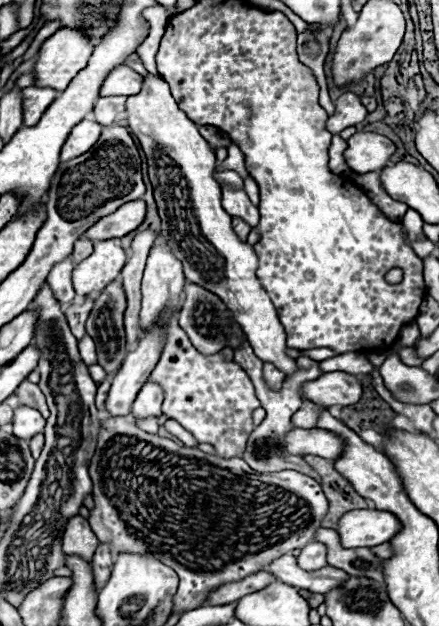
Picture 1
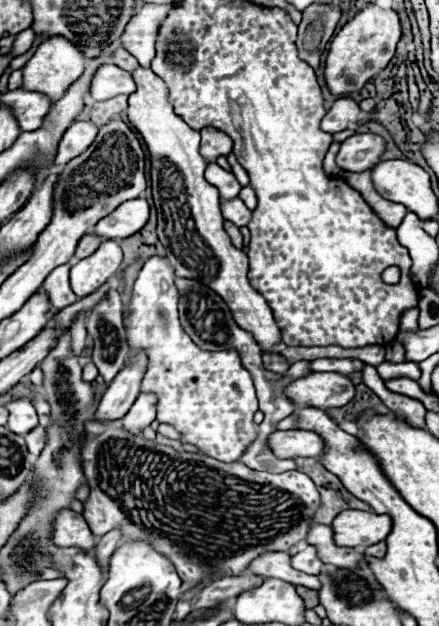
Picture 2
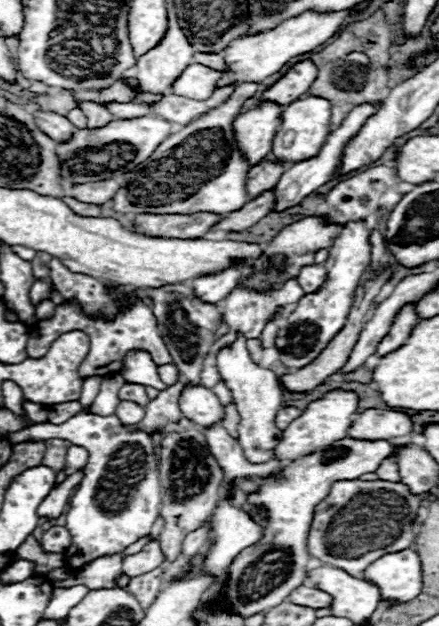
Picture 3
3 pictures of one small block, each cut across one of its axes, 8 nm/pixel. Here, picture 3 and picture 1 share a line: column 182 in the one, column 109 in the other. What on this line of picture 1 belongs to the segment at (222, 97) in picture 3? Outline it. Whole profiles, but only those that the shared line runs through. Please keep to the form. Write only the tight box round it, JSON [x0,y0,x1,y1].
[94,96,126,126]

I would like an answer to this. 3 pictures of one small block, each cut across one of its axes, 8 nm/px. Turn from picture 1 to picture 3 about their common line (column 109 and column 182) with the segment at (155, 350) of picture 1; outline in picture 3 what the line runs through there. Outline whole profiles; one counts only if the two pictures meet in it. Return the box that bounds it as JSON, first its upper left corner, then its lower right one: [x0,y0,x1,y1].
[180,384,226,428]

